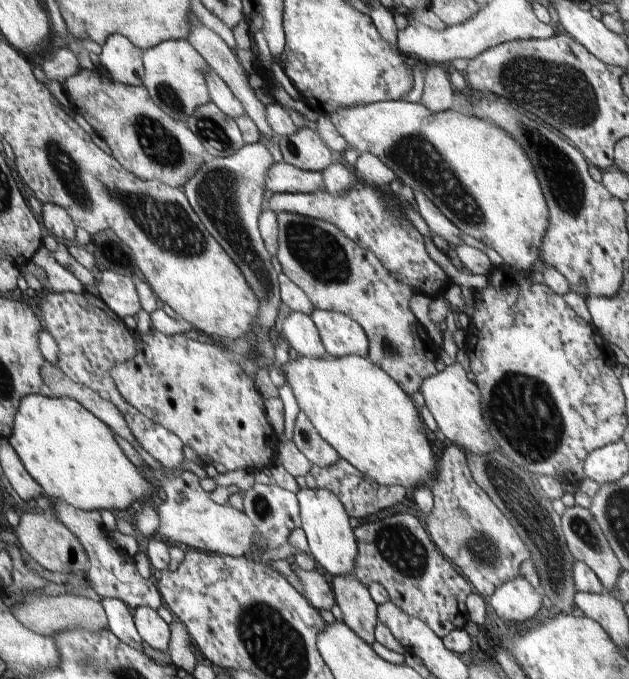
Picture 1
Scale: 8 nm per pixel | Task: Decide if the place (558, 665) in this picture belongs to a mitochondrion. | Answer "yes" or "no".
no

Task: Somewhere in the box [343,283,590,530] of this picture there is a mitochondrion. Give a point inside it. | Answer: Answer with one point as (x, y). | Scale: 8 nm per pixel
(528, 412)

